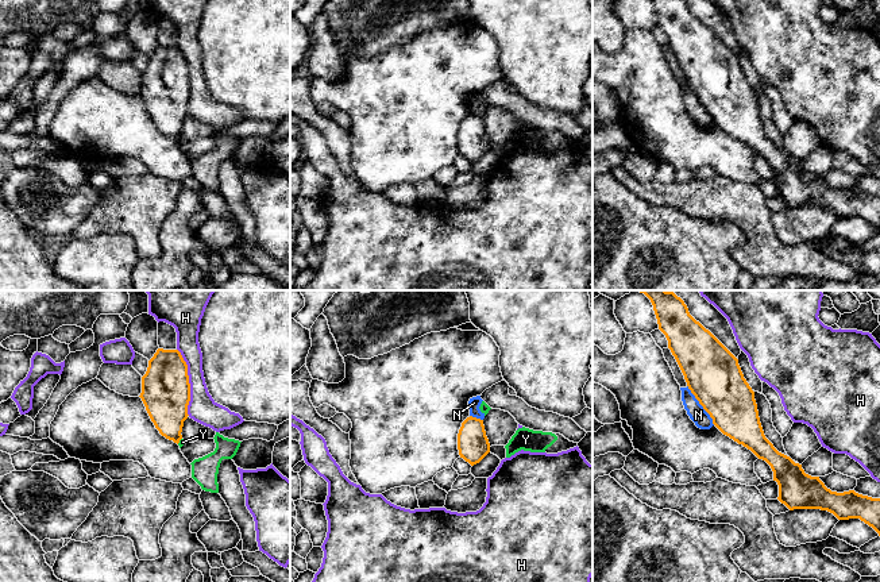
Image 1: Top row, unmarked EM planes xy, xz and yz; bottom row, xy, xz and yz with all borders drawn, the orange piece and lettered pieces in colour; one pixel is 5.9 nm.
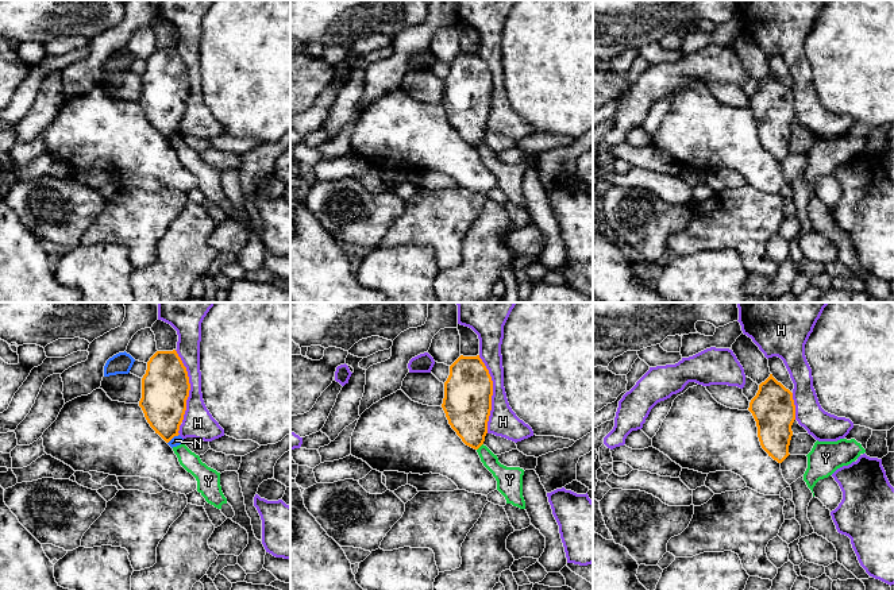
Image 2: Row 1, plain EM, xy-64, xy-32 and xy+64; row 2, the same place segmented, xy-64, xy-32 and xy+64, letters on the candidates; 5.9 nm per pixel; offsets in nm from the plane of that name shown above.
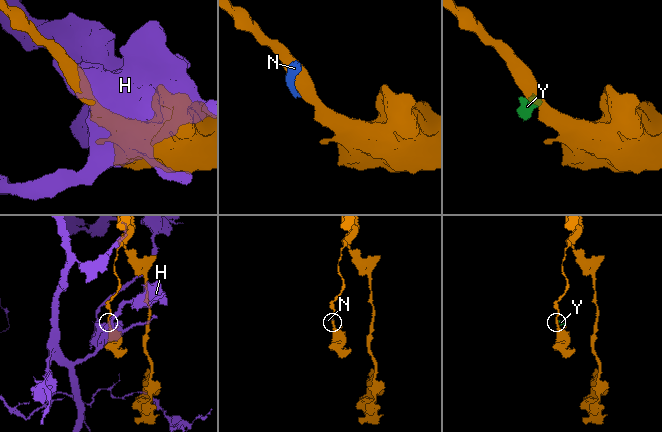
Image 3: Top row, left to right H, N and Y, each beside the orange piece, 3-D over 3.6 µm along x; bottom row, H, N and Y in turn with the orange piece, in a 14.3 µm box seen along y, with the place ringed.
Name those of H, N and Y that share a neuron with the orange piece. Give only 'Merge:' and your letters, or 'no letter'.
Merge: no letter

